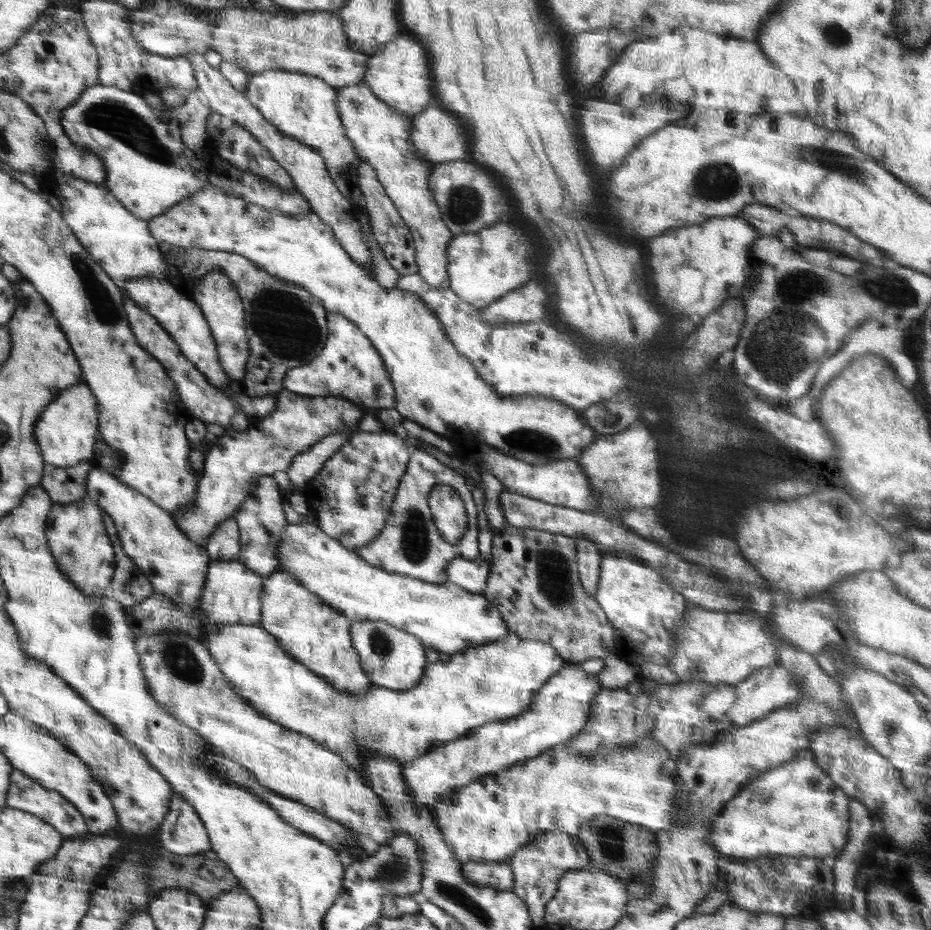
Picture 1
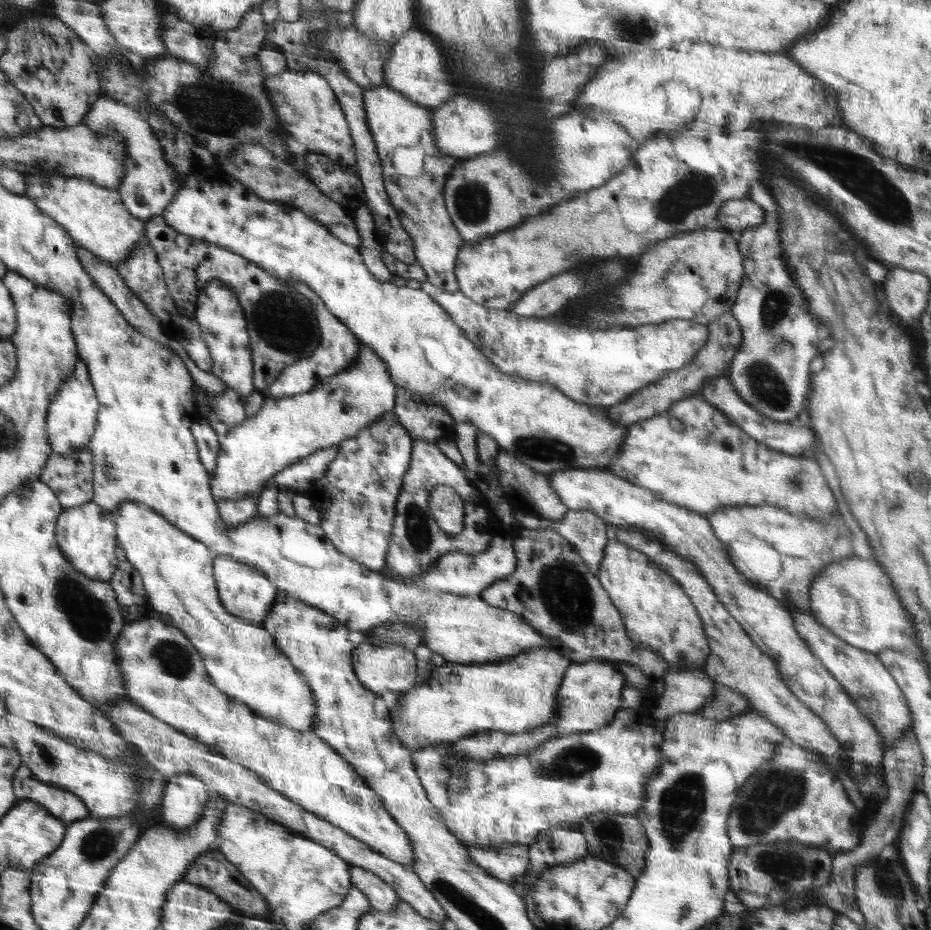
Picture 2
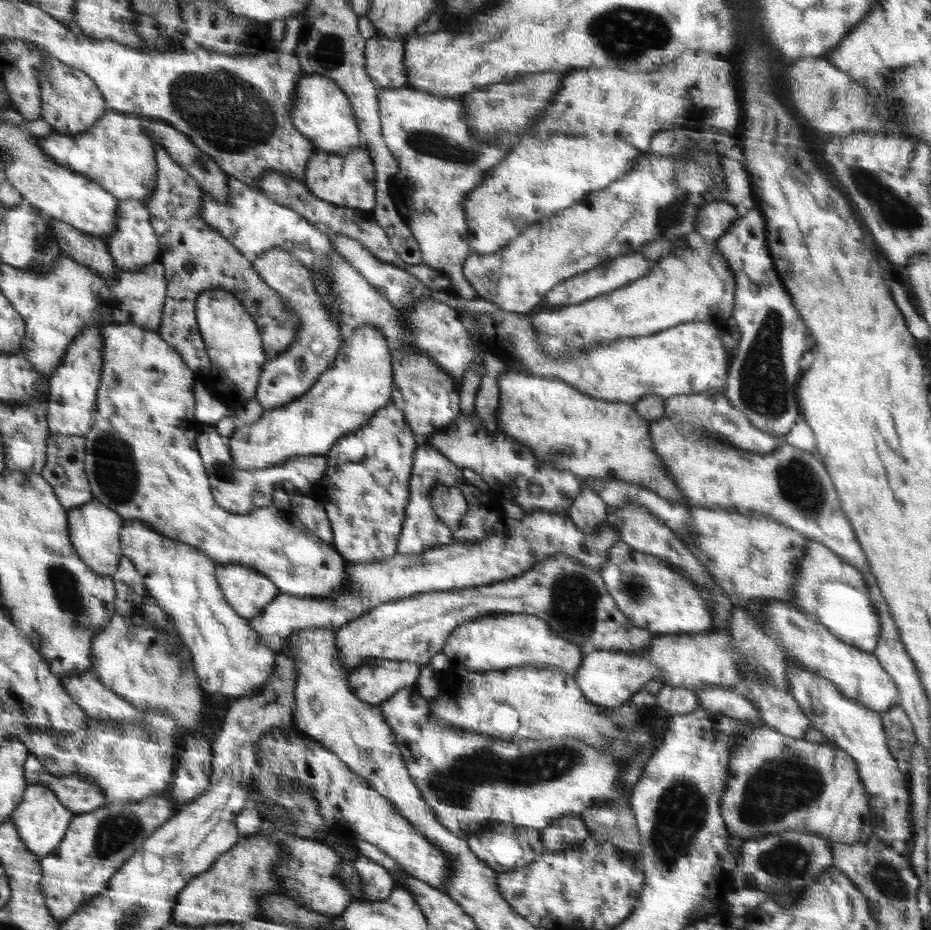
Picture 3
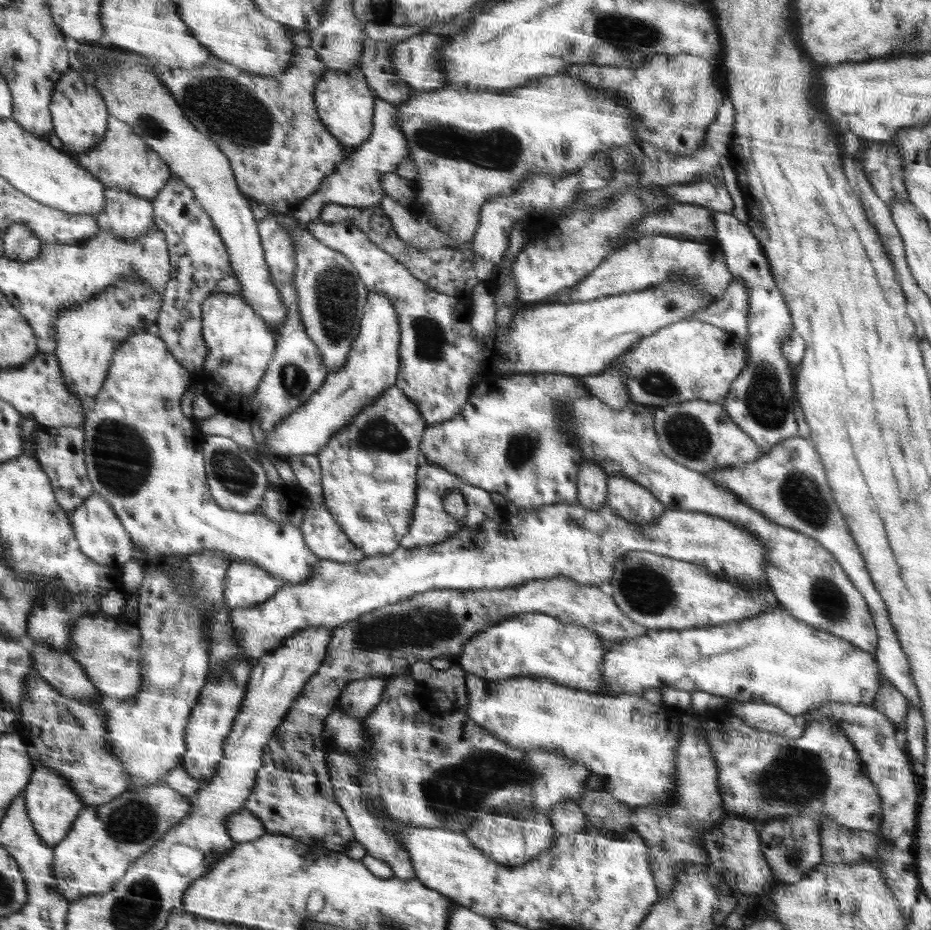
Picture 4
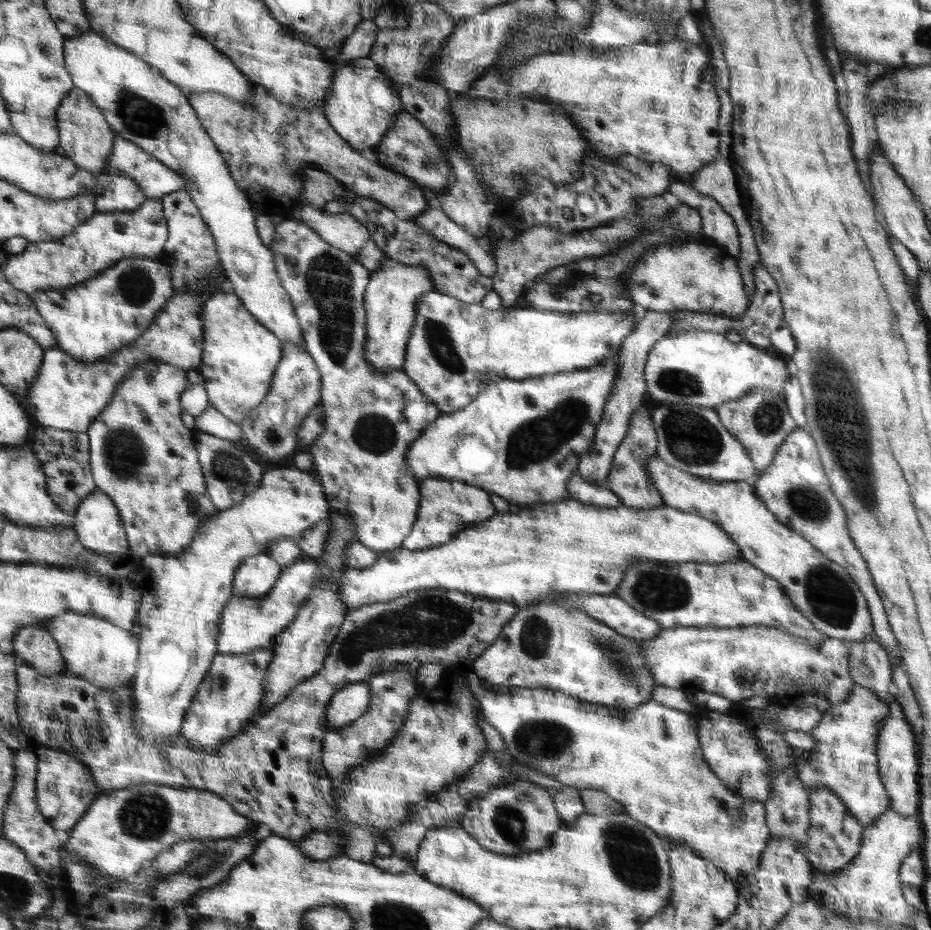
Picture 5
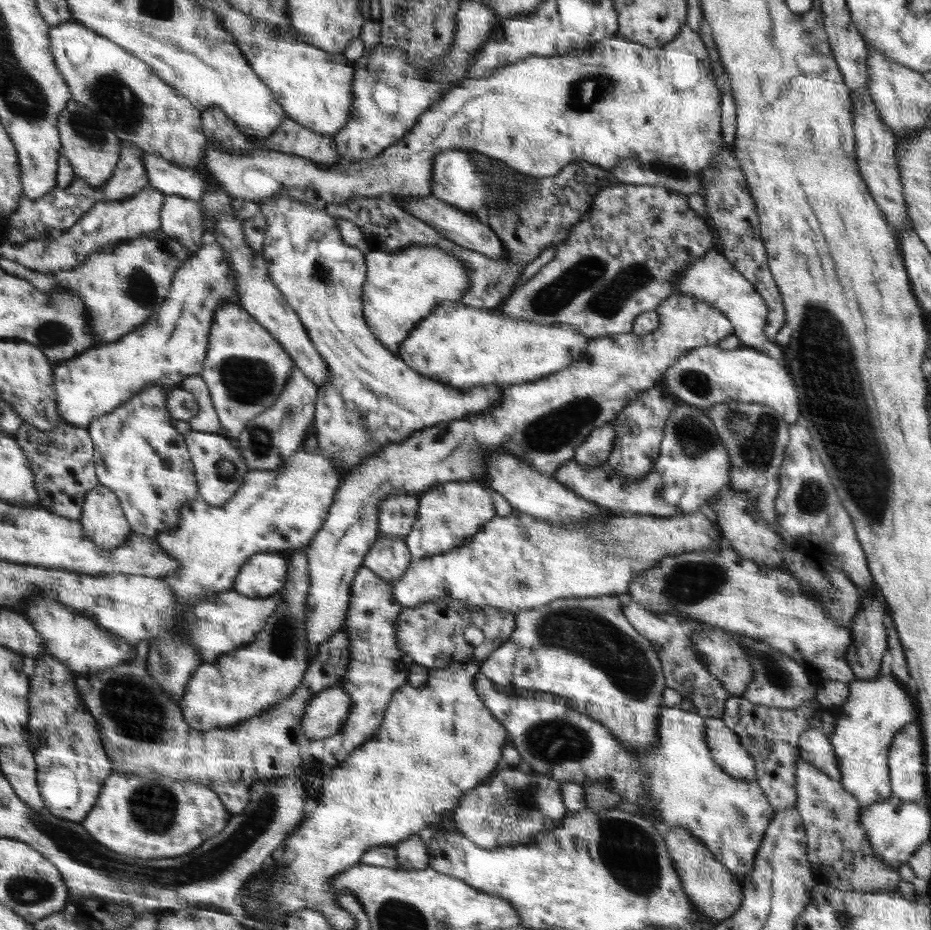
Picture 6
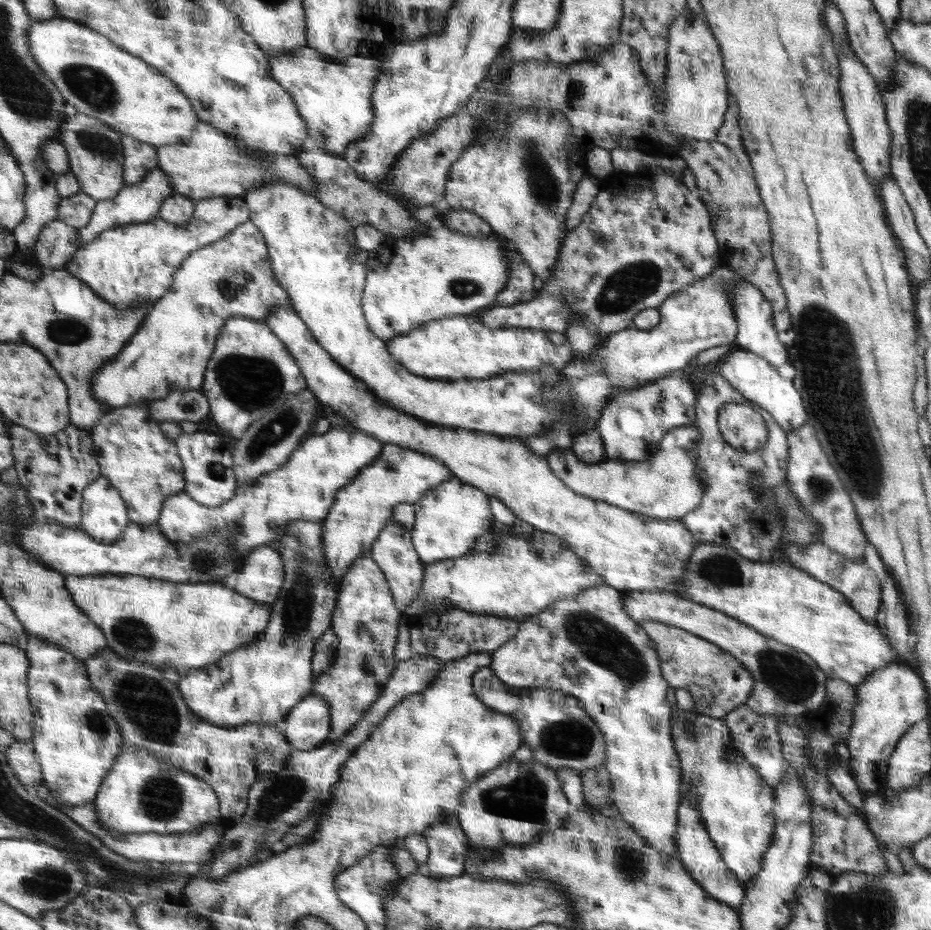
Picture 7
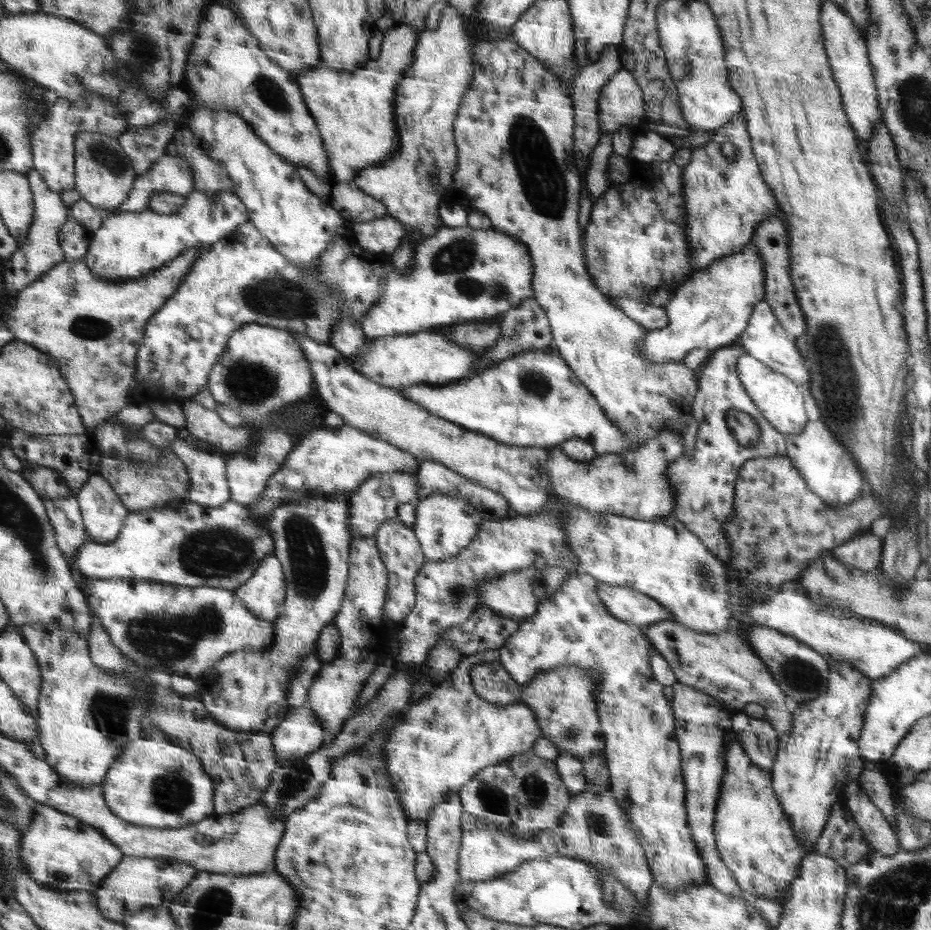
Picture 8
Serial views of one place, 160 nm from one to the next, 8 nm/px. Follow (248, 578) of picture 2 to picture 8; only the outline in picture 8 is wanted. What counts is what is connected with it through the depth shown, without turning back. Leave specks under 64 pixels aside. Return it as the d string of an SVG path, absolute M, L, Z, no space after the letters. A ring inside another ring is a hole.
M274 554L262 559L254 574L235 592L251 613L274 623L284 614L286 588L283 565Z

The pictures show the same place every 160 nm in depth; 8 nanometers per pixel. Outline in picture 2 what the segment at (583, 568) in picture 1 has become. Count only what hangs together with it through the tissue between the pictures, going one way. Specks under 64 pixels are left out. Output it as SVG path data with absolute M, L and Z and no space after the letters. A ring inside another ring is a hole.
M584 508L569 510L559 521L546 519L544 522L544 526L552 528L573 544L590 572L596 575L599 573L606 545L610 541L606 537L606 524L597 514Z

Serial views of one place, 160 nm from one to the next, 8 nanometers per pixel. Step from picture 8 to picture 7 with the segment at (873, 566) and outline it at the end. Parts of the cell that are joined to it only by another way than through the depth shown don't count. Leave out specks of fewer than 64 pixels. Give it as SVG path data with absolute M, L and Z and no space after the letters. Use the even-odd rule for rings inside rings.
M820 542L804 548L790 543L786 549L787 557L793 567L811 574L816 580L821 580L824 584L841 592L862 618L868 619L872 624L876 623L876 616L882 607L880 578L873 569L870 569L864 556L863 558L849 558L839 552L833 552L830 547Z

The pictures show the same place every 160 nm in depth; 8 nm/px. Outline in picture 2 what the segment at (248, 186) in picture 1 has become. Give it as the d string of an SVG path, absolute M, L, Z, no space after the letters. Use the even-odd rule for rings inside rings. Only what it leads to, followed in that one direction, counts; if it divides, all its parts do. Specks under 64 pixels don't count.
M103 94L92 110L86 114L85 124L97 132L106 132L109 128L114 128L122 136L126 136L129 158L127 175L125 182L122 182L122 186L116 190L124 198L125 208L141 221L161 215L173 203L182 186L178 184L172 166L165 160L164 149L152 125L145 120L145 114Z

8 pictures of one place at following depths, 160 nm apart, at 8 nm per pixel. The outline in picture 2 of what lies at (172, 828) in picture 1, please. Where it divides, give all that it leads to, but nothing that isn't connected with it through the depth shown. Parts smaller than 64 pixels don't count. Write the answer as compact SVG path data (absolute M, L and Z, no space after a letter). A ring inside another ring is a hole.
M190 775L168 778L161 800L164 826L173 830L193 826L203 817L209 798L208 786L201 778Z

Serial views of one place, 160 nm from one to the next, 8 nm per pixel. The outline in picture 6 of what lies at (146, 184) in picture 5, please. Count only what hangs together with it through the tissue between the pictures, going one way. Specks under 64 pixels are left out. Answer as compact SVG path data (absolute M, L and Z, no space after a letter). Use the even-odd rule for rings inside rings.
M684 25L684 26L682 26L682 28L680 28L680 30L678 31L678 34L674 37L674 40L671 40L669 43L666 43L664 46L661 46L661 47L658 47L655 49L644 47L640 43L635 43L634 41L628 40L626 37L622 37L622 36L619 36L619 34L616 34L613 38L599 40L596 43L596 45L594 45L590 48L586 48L586 50L584 50L584 52L582 52L582 51L575 52L572 55L564 55L564 56L549 56L549 57L533 56L533 57L528 57L528 58L525 58L524 60L520 60L520 62L514 63L514 66L512 66L512 68L510 68L510 65L505 66L504 68L500 67L500 68L495 69L491 73L487 73L487 75L482 78L478 78L478 79L464 78L464 80L462 80L460 82L460 84L458 84L458 86L452 88L452 90L450 90L448 92L448 94L446 94L446 96L444 96L444 98L442 98L440 103L436 103L432 108L430 108L430 110L428 110L424 114L422 114L422 116L420 116L420 118L418 118L416 126L414 126L414 128L412 128L412 130L410 130L410 132L408 132L406 134L406 136L404 136L404 138L402 138L402 140L398 140L398 142L394 143L392 147L389 147L388 149L386 149L385 152L382 152L382 154L378 155L377 159L366 160L365 162L361 162L361 163L350 164L350 165L346 165L346 166L338 165L336 167L333 167L333 166L327 166L326 164L315 163L314 161L312 161L310 159L304 159L299 156L290 155L289 153L283 153L283 152L276 151L276 150L249 150L249 152L248 153L245 152L245 154L230 153L230 152L225 152L224 148L217 148L216 144L212 144L211 142L208 142L207 147L205 148L205 160L202 161L202 165L198 166L196 169L186 169L185 166L174 165L174 162L170 162L170 161L166 160L165 157L158 156L158 155L151 155L151 154L145 153L144 158L145 158L145 164L147 166L147 170L149 170L149 187L154 187L158 190L161 190L161 192L164 193L166 196L179 195L182 197L188 197L189 200L196 201L200 204L202 202L202 199L205 198L206 192L210 192L210 190L224 190L224 192L226 192L226 194L230 194L230 196L232 196L233 198L236 198L236 199L246 199L248 201L262 202L262 201L266 201L267 199L274 199L274 198L277 198L280 196L288 196L288 197L294 198L294 200L296 200L296 201L303 202L306 205L312 205L314 208L326 209L326 207L330 204L340 205L340 204L344 204L344 203L349 203L350 200L353 200L356 198L361 198L361 197L368 198L368 197L383 196L386 198L395 197L397 200L408 200L408 198L418 198L418 200L424 200L426 198L426 196L433 196L434 167L435 167L435 163L437 162L438 156L459 154L459 152L460 151L463 152L464 149L471 150L471 151L478 151L478 152L481 152L482 154L485 154L485 155L488 155L489 157L492 157L492 159L500 160L500 161L504 162L506 165L508 165L509 168L512 168L514 171L518 171L519 173L524 173L526 175L530 175L530 176L532 176L532 178L536 178L536 177L548 178L550 176L557 176L561 172L561 170L565 168L566 165L570 165L571 163L575 163L578 161L584 161L586 163L590 163L592 165L602 167L603 169L610 170L614 166L618 165L618 163L622 162L622 160L624 160L624 159L632 159L633 162L634 161L644 162L646 164L654 163L654 164L658 164L658 165L665 165L668 168L674 168L674 169L677 168L678 170L690 171L690 172L692 172L692 174L698 174L698 173L700 173L700 171L704 171L704 169L708 169L708 166L712 165L712 161L714 161L714 157L721 150L723 150L723 138L721 137L721 92L718 89L718 86L716 85L716 80L714 79L714 72L712 71L712 64L710 63L710 58L708 57L708 52L706 51L706 46L702 42L700 35L694 29L690 28L688 25Z

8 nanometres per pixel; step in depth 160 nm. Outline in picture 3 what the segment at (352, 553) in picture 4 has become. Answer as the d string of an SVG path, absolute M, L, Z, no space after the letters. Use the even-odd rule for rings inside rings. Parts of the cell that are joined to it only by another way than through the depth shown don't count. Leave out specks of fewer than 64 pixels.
M310 493L294 495L291 498L291 512L308 530L316 533L323 541L334 547L334 532L328 513Z

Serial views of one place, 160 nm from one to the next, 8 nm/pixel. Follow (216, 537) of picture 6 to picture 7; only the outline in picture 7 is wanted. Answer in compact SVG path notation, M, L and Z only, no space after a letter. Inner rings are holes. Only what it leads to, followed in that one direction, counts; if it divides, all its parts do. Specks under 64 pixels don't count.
M350 425L330 428L329 431L320 435L314 432L312 436L306 438L301 447L293 452L288 463L277 471L262 476L252 486L239 488L233 498L220 507L207 507L194 500L186 492L171 496L165 500L162 507L160 528L167 539L169 537L170 540L177 540L177 542L191 542L194 538L199 538L211 530L231 532L235 552L246 557L258 547L276 544L279 536L290 523L297 520L318 522L325 519L326 515L329 514L329 508L337 502L337 495L341 488L346 484L349 485L364 466L368 466L379 458L383 446L384 443L378 441L376 437L370 437L367 433L358 431Z

